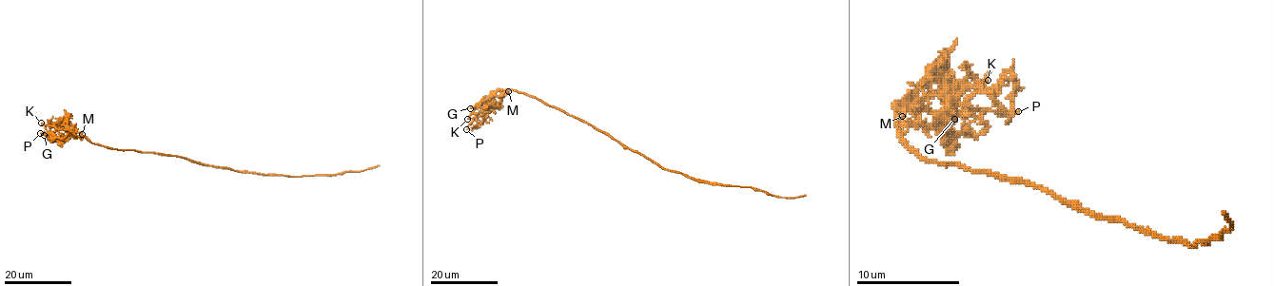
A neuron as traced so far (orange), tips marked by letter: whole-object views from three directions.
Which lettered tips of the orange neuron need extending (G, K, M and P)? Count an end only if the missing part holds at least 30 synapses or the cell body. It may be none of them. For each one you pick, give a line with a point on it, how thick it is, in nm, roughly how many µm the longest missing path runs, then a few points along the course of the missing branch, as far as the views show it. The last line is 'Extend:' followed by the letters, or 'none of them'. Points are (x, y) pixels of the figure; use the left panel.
K: at (41, 123); 280 nm thick; about 35 µm are missing; missing branch runs (41, 123), (23, 112), (27, 106), (32, 114), (27, 124), (9, 119)
Extend: K

